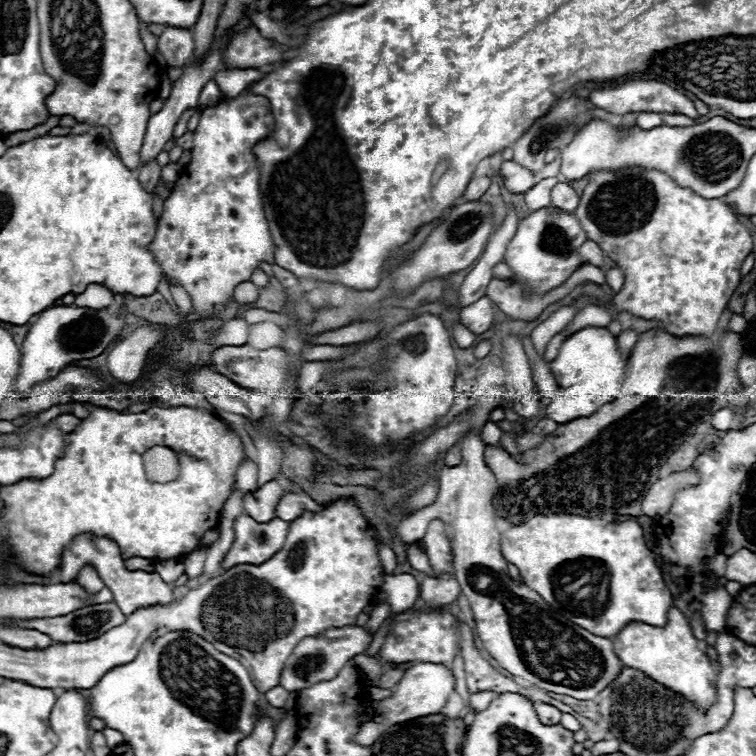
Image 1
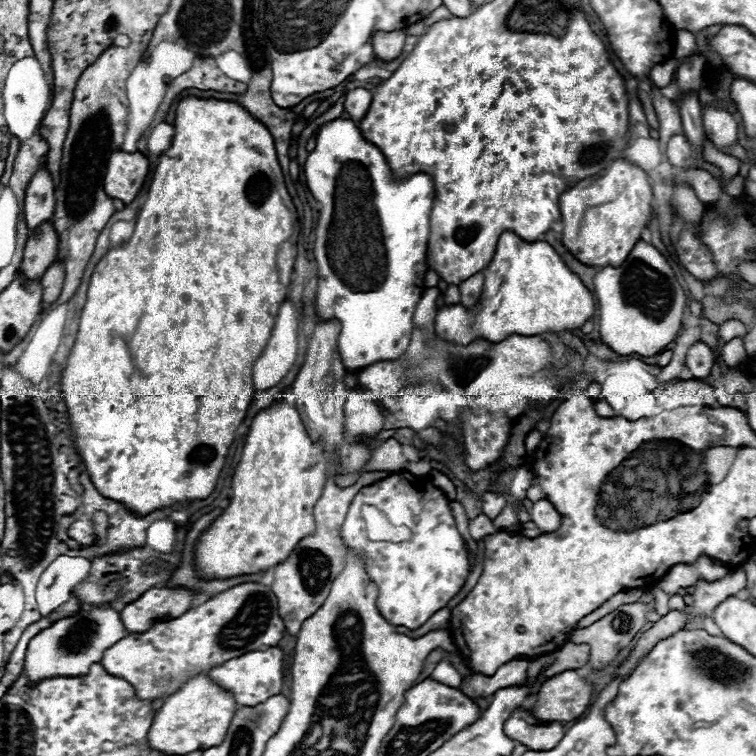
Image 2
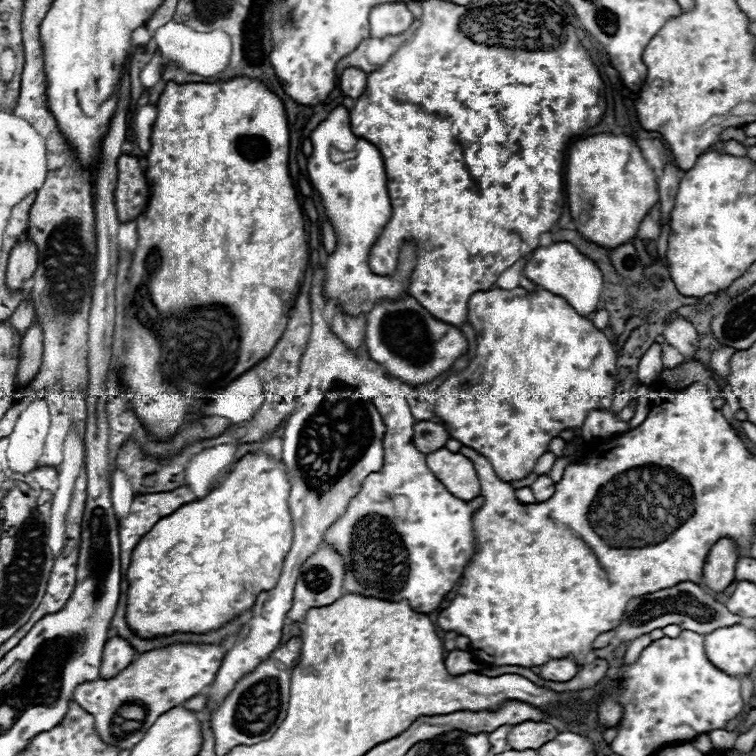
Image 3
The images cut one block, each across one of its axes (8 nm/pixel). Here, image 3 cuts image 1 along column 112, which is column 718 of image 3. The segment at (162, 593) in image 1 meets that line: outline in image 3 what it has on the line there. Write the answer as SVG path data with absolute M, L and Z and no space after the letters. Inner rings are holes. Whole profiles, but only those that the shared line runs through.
M722 538L710 550L706 564L704 564L704 588L708 594L718 594L728 588L734 580L736 560L742 554L736 550L736 544L728 538Z

